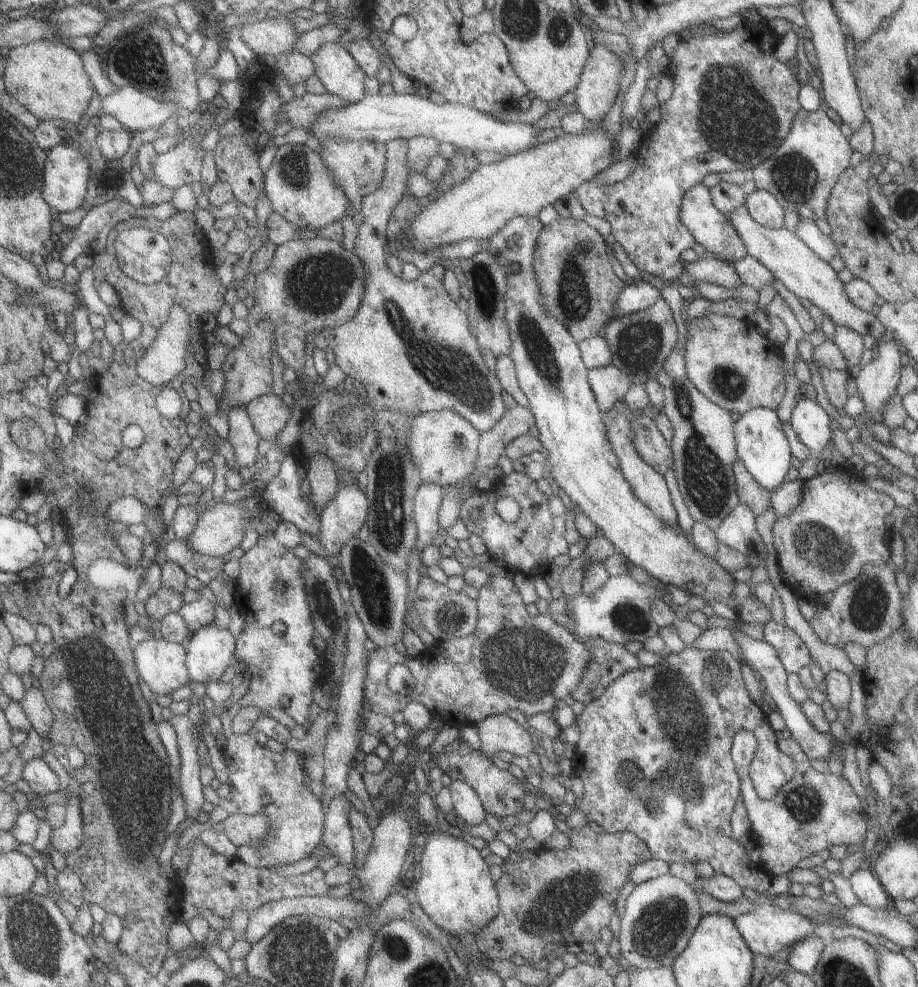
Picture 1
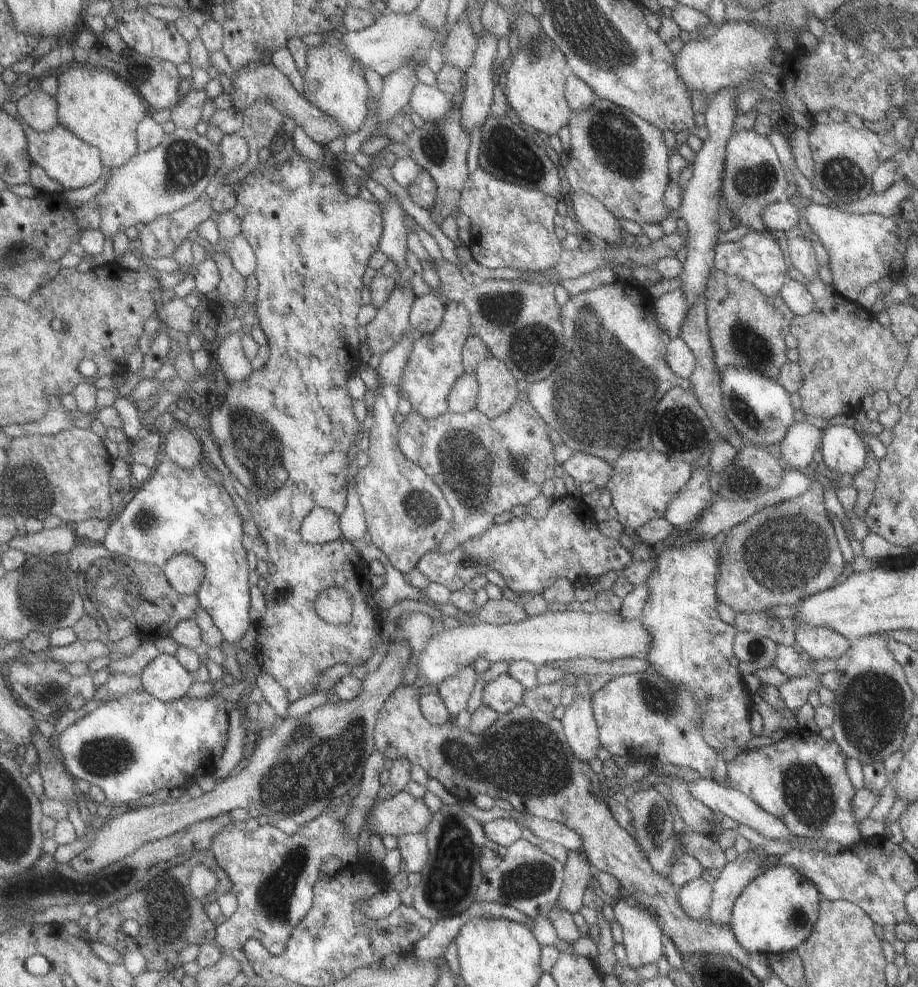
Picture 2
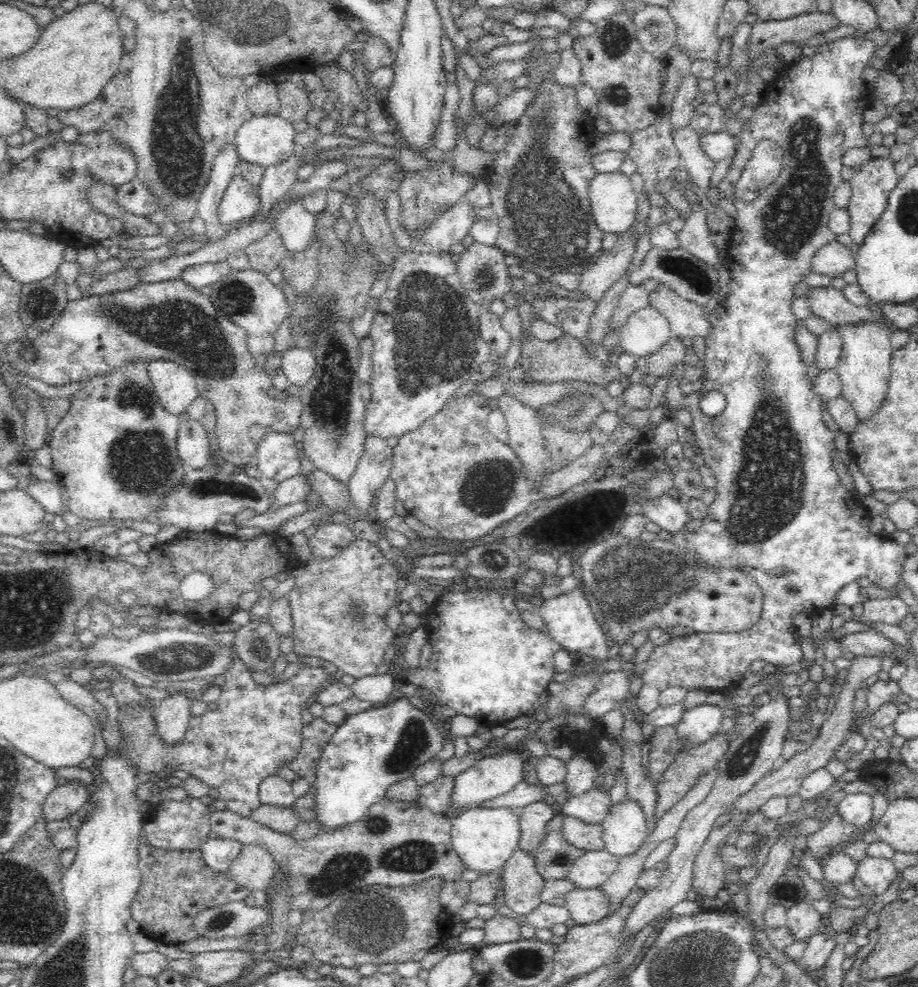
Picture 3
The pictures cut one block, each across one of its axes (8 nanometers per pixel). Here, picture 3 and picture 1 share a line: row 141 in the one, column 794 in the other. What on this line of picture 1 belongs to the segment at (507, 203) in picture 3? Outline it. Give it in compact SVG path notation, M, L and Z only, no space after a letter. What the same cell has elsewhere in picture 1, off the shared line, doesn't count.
M835 463L821 474L815 472L810 479L803 480L799 504L789 514L775 519L771 528L777 564L787 588L797 597L813 602L821 594L832 592L853 580L865 564L881 566L889 563L885 516L893 507L893 500L887 494L869 488L862 477L845 463Z

